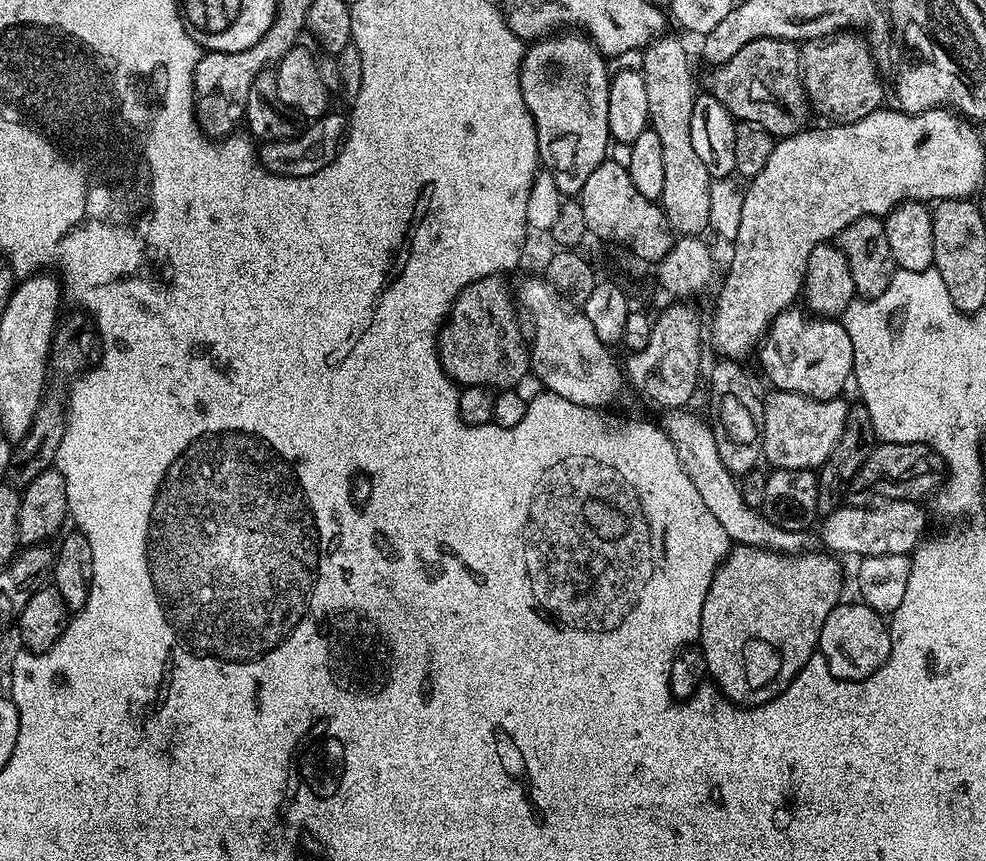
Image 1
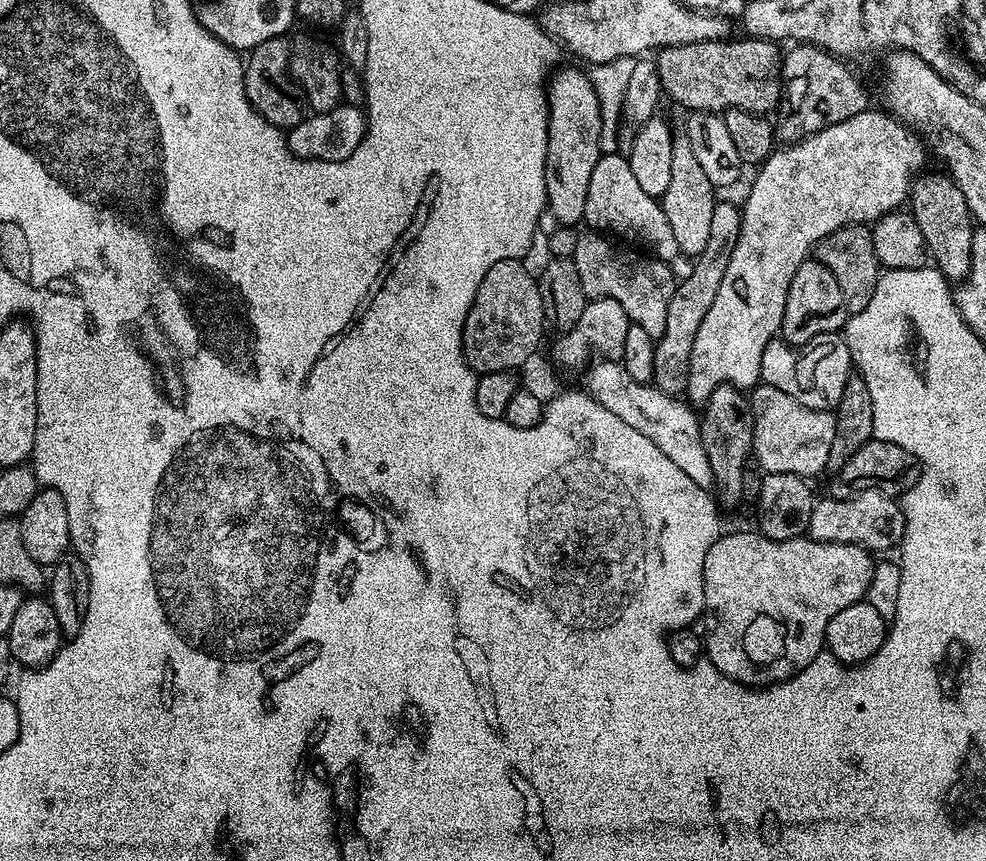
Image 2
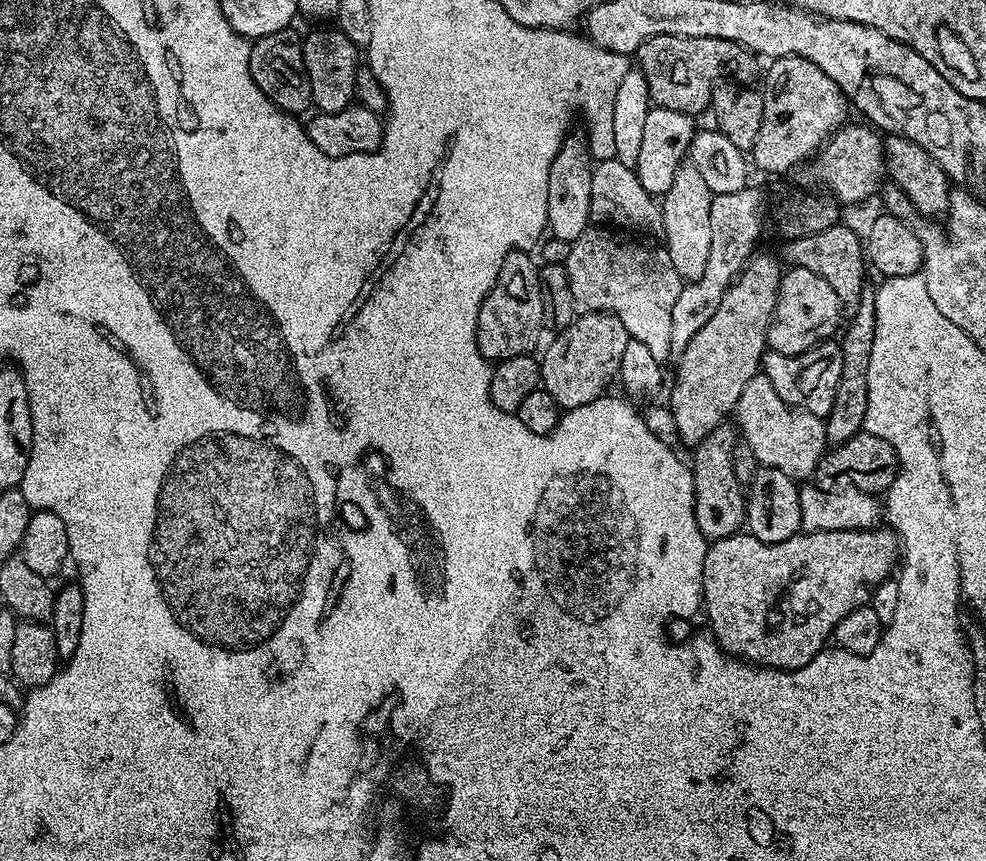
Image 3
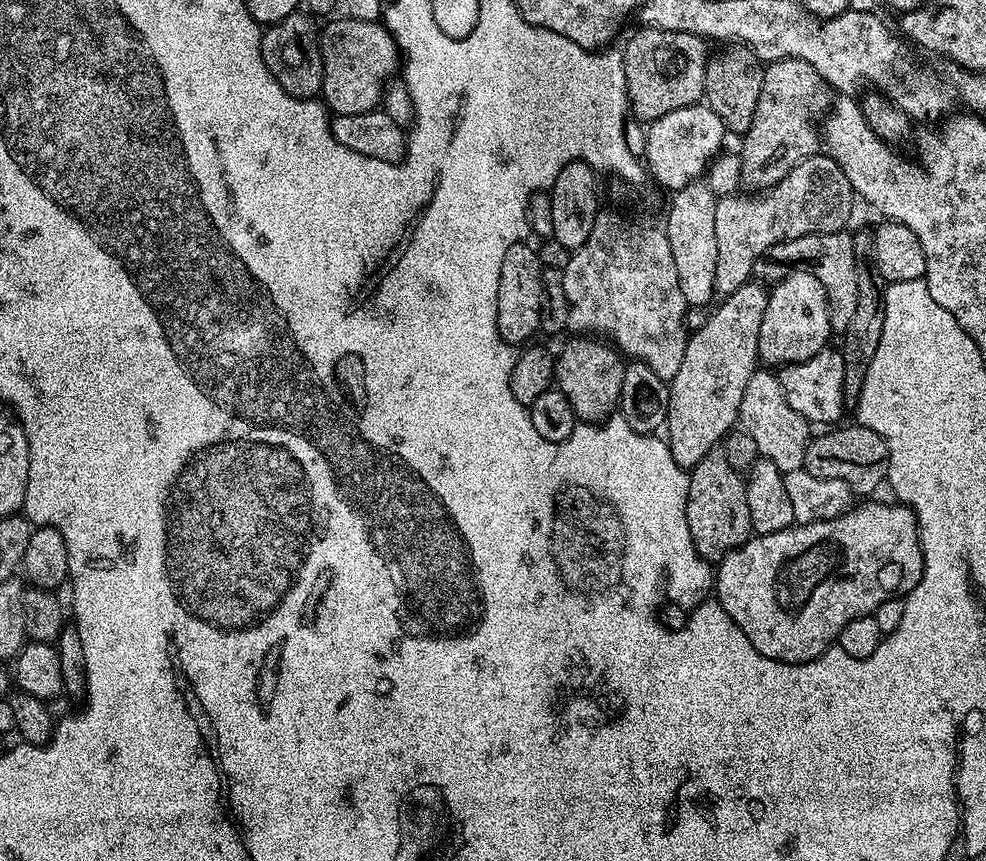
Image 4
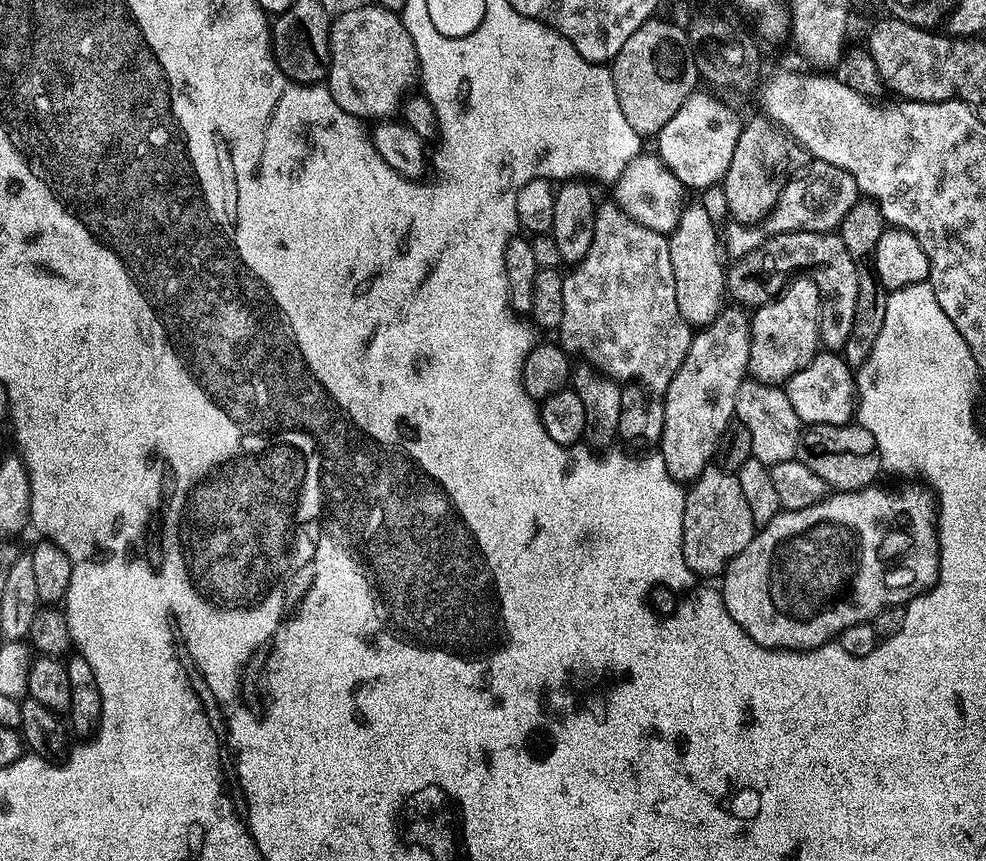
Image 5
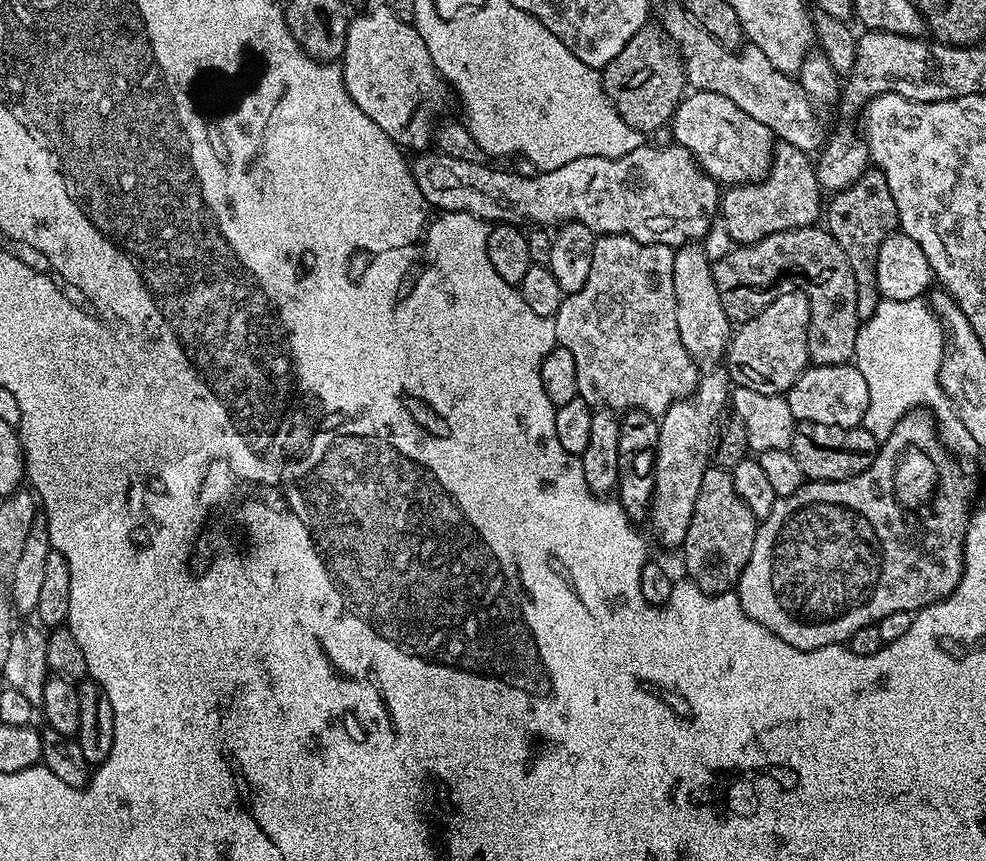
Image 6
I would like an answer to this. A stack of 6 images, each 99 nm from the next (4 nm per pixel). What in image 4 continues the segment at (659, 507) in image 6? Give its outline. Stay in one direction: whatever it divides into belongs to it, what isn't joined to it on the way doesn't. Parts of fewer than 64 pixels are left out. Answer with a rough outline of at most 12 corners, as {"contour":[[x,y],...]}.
{"contour":[[749,282],[689,335],[668,449],[690,470],[737,427],[769,289]]}

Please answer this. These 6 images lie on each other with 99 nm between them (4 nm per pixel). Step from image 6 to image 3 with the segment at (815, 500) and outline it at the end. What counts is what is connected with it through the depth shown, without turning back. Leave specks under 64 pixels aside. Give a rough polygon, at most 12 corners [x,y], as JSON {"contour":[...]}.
{"contour":[[888,526],[708,545],[729,656],[795,670],[893,575]]}

